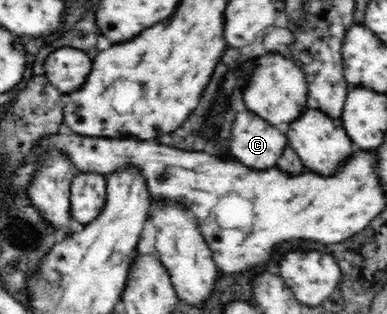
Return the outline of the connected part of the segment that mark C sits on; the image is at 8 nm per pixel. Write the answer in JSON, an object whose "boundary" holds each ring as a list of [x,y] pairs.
{"boundary":[[[247,109],[239,111],[231,125],[229,151],[237,161],[247,167],[275,167],[285,149],[285,143],[287,137],[279,129],[261,121],[261,117],[253,117],[253,113]]]}

